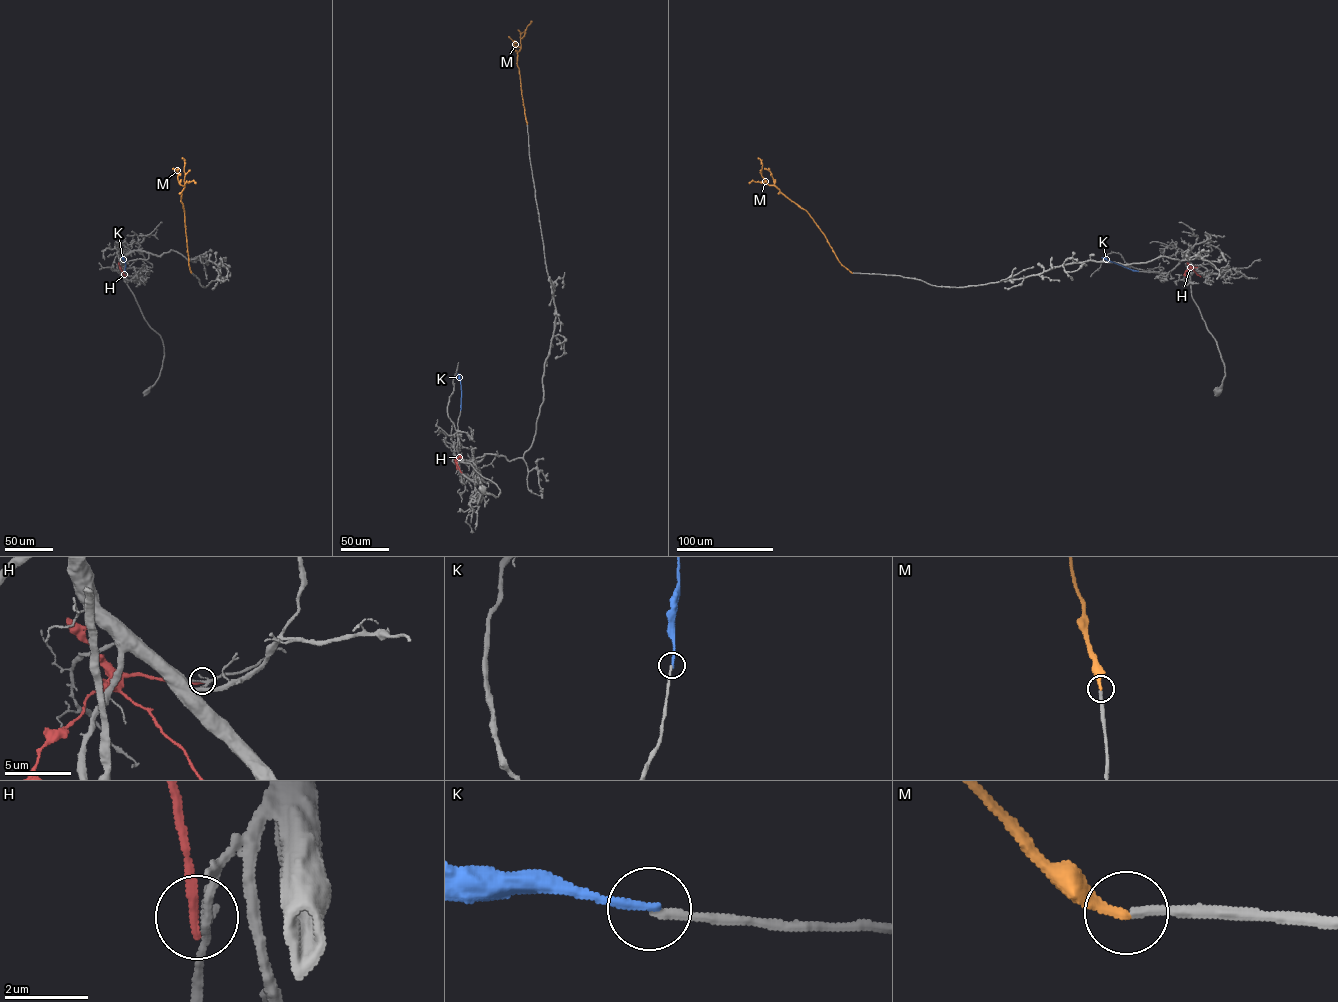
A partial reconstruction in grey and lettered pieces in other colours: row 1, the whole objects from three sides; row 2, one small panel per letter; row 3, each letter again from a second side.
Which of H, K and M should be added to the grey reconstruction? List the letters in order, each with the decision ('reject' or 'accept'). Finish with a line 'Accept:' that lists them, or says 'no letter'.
H: reject
K: reject
M: accept
Accept: M

